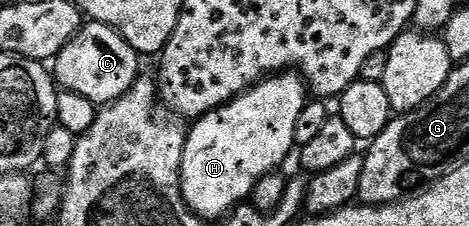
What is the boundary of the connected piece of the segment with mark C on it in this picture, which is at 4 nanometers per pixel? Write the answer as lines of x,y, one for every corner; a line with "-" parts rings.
88,21
56,54
54,78
63,90
78,93
78,97
86,97
91,103
107,105
132,88
141,74
140,62
138,52
113,27

